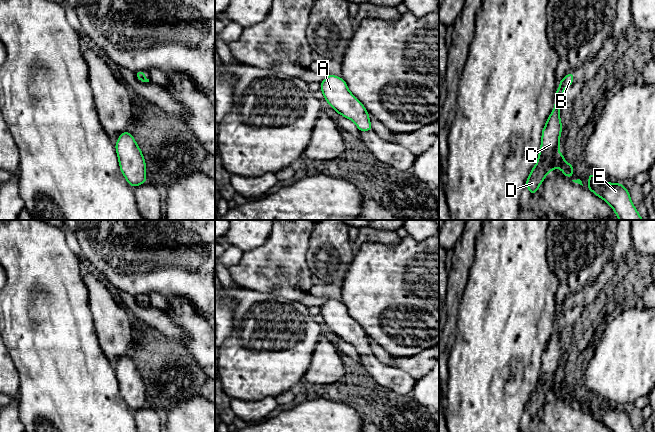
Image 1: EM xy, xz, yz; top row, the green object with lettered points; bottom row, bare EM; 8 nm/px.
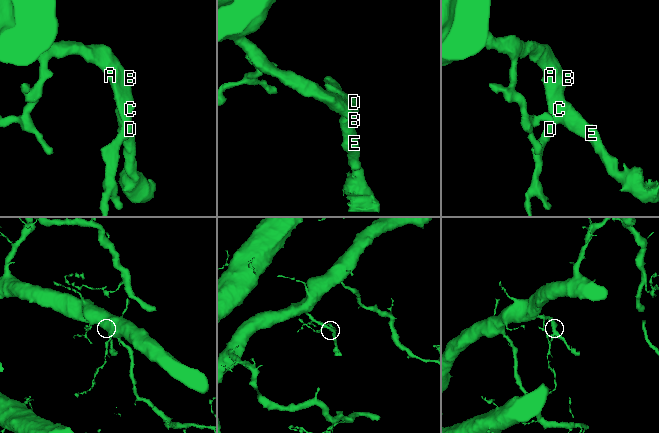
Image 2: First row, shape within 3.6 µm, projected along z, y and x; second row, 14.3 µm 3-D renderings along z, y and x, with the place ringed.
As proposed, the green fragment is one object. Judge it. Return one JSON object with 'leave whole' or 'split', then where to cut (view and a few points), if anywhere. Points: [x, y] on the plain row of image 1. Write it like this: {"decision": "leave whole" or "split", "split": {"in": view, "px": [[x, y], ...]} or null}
{"decision": "leave whole", "split": null}

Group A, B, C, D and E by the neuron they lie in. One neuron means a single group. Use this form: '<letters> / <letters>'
A B C D E

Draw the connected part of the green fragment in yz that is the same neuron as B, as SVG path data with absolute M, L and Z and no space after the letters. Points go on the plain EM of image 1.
M570 295L565 302L560 303L560 310L555 319L554 333L542 354L541 371L537 386L526 404L525 409L531 418L537 416L547 398L557 391L560 392L565 401L573 400L573 389L565 386L564 379L559 376L560 358L562 356L560 331L563 325L565 312L573 306L574 302L572 295Z

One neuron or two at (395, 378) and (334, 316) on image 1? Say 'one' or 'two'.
one

